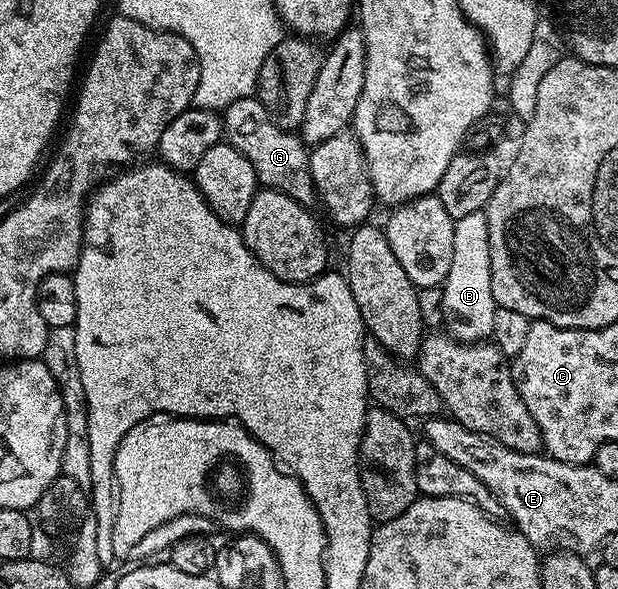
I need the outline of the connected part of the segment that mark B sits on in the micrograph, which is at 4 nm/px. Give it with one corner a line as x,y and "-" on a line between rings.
483,211
472,212
472,216
457,219
452,236
452,268
448,268
448,276
440,287
442,293
442,310
446,313
446,326
451,338
460,342
485,342
492,332
492,316
494,315
494,297
492,296
492,260
488,248
488,220

